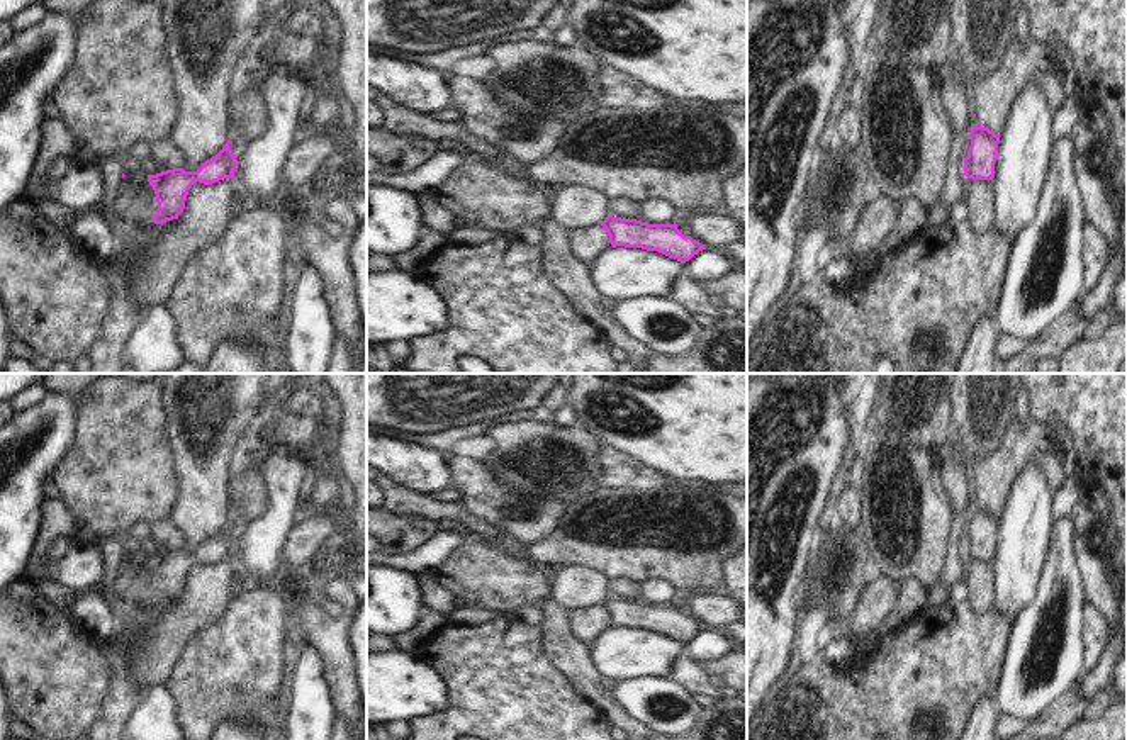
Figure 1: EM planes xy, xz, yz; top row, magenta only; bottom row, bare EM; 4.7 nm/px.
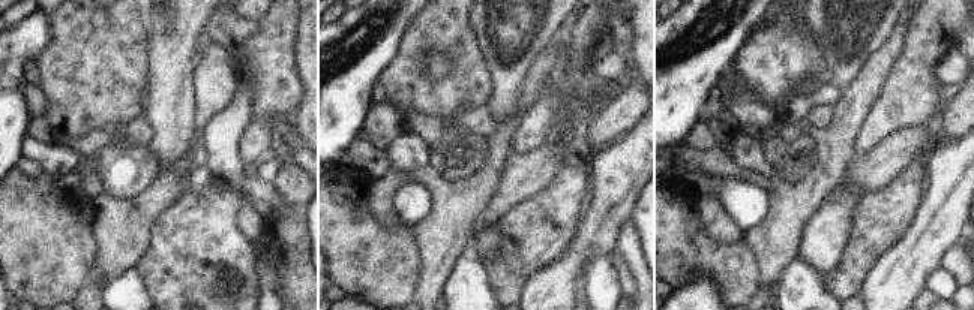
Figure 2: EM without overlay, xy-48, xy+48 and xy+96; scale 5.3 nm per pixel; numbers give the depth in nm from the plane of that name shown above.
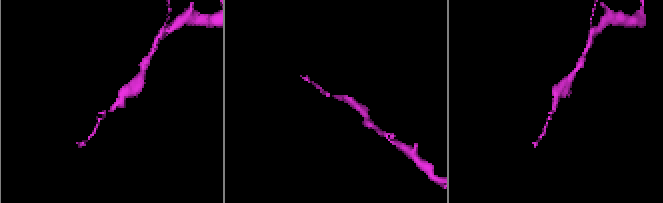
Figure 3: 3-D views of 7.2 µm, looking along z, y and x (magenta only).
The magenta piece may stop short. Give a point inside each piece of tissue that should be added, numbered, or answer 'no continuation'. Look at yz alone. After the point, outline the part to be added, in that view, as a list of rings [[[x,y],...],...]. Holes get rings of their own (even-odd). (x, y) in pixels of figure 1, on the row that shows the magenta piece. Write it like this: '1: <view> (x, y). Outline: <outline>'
no continuation.

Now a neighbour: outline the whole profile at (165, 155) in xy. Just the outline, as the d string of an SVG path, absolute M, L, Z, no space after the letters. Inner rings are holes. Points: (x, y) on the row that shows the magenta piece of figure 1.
M171 137L151 143L151 160L148 163L148 175L156 175L173 168L183 168L185 158Z

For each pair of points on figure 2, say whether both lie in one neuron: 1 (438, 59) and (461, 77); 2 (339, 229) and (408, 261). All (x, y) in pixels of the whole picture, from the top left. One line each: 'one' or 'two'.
1: two
2: one

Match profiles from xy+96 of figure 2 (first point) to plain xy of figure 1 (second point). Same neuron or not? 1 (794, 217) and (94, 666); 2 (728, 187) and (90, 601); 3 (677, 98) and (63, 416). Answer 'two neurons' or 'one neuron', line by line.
1: two neurons
2: one neuron
3: one neuron

